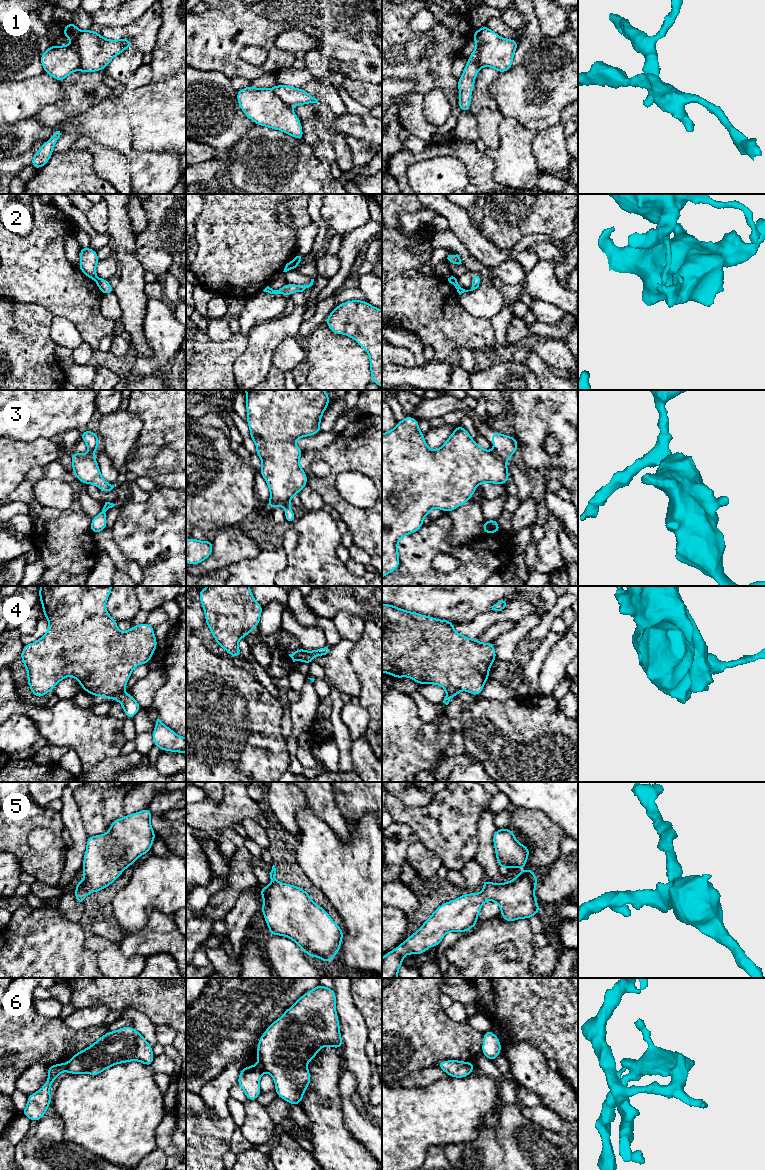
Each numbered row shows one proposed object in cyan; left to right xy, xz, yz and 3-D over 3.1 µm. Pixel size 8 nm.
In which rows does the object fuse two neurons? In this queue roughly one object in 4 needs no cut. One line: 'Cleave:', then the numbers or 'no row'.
Cleave: 1, 2, 3, 4, 6

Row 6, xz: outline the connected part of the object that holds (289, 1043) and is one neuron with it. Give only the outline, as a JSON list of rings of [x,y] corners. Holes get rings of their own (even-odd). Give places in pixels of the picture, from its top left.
[[[318,984],[259,1038],[257,1059],[275,1082],[277,1096],[299,1105],[311,1077],[307,1063],[325,1047],[341,1048],[335,990]]]

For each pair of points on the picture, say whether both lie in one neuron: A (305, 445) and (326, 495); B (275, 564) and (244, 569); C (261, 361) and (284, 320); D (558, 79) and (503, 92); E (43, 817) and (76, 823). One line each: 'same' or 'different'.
A: different
B: same
C: same
D: same
E: different

